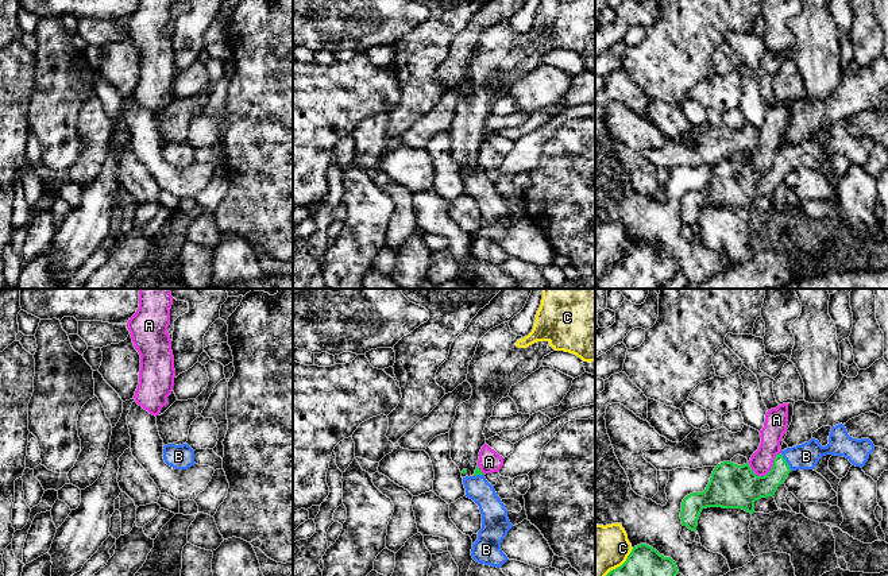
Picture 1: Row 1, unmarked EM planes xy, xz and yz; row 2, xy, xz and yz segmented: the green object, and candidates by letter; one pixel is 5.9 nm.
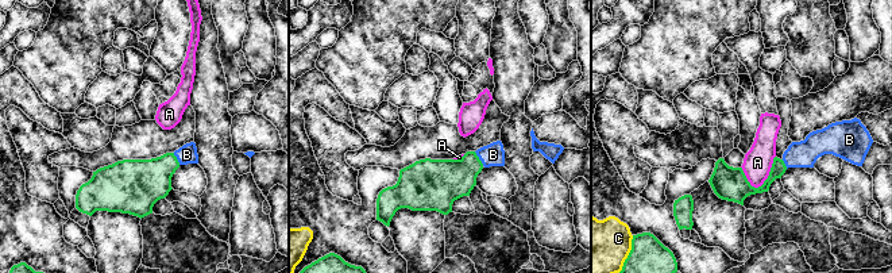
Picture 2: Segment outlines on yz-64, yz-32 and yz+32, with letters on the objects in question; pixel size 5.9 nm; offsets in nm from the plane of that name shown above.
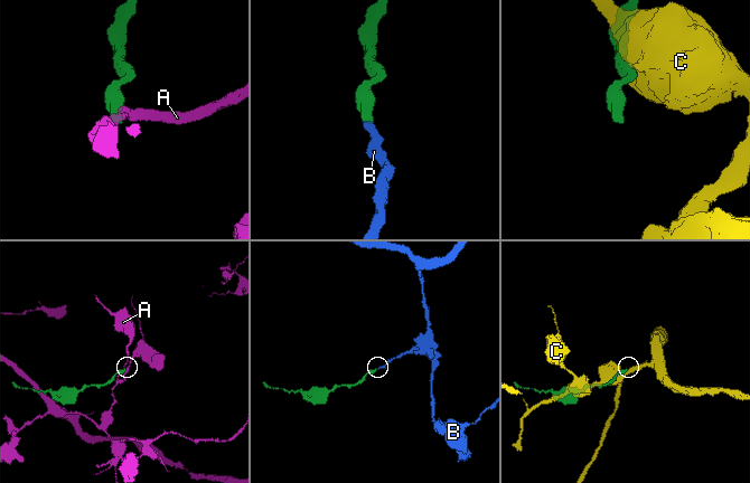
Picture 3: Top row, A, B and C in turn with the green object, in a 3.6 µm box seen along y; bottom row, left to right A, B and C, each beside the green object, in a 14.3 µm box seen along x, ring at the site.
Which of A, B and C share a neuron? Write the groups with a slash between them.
A / B / C

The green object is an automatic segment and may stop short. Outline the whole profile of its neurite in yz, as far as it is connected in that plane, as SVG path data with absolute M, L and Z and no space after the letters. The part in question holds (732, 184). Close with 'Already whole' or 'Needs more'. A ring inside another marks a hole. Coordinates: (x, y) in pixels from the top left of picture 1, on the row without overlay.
M845 123L831 125L829 142L822 144L818 138L787 146L776 152L772 167L757 174L749 161L744 163L731 159L718 162L704 189L692 190L682 200L682 223L696 229L698 217L703 206L742 206L754 210L754 200L773 194L777 185L785 179L791 169L814 167L822 154L843 154L853 163L864 165L875 143L869 136L853 136Z. Needs more

